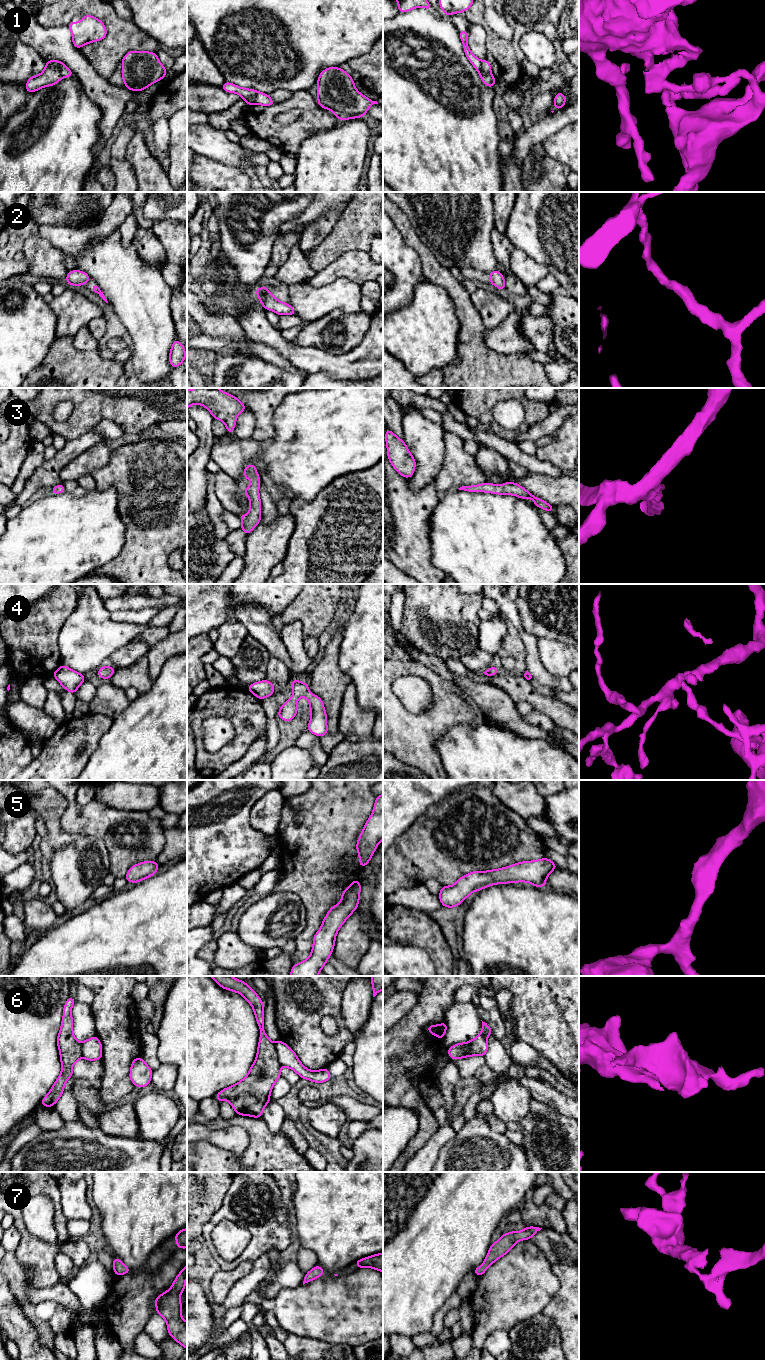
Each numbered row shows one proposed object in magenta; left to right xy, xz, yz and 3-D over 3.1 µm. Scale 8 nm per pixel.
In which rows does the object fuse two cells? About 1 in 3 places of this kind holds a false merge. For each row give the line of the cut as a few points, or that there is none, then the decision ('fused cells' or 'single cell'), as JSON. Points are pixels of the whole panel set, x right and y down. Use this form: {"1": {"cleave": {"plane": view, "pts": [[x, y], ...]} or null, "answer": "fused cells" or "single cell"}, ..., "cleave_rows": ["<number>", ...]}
{"1": {"cleave": {"plane": "xy", "pts": [[46, 64], [57, 66], [62, 76]]}, "answer": "fused cells"}, "2": {"cleave": null, "answer": "single cell"}, "3": {"cleave": null, "answer": "single cell"}, "4": {"cleave": null, "answer": "single cell"}, "5": {"cleave": null, "answer": "single cell"}, "6": {"cleave": {"plane": "xz", "pts": [[274, 1043], [276, 1056], [281, 1065]]}, "answer": "fused cells"}, "7": {"cleave": null, "answer": "single cell"}, "cleave_rows": ["1", "6"]}

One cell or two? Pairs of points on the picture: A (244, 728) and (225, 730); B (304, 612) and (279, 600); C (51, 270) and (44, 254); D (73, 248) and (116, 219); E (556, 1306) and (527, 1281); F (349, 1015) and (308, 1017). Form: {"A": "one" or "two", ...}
{"A": "two", "B": "two", "C": "one", "D": "one", "E": "two", "F": "two"}

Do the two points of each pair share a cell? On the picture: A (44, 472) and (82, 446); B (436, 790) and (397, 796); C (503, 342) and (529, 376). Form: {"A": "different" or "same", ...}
{"A": "same", "B": "same", "C": "different"}

